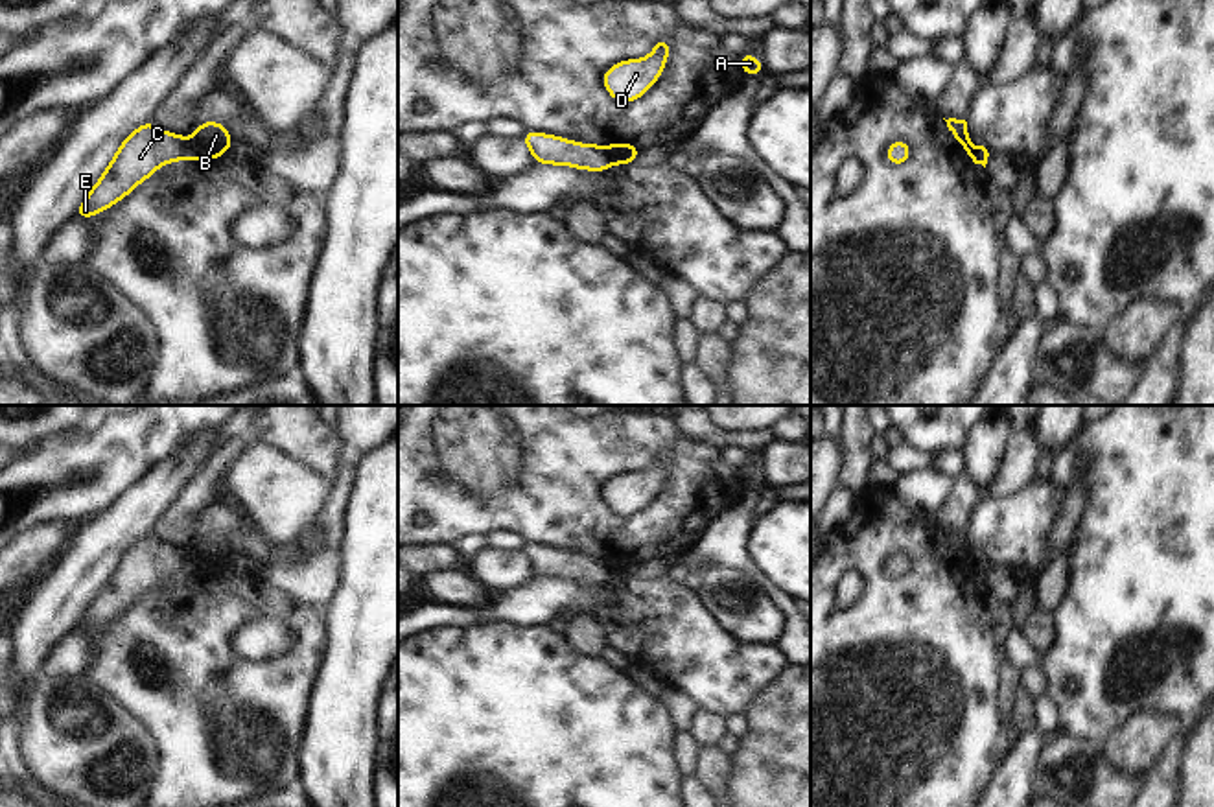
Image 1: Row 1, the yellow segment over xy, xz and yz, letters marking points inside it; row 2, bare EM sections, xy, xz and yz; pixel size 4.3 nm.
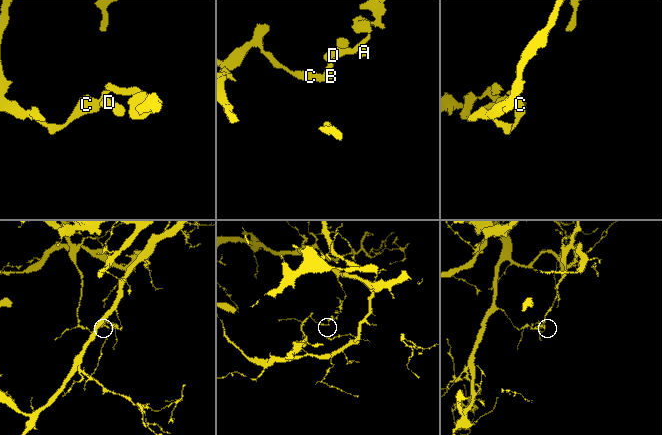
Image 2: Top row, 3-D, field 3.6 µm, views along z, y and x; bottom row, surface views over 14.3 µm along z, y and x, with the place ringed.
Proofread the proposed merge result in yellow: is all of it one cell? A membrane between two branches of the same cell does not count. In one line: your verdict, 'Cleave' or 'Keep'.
Cleave.

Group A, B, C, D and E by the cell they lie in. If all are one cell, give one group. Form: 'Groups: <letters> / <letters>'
Groups: A B D / C E.

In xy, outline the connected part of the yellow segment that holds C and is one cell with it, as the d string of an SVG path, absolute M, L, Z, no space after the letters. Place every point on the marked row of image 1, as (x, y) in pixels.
M151 120L140 123L116 149L112 160L87 192L76 219L90 219L125 199L155 171L175 160L195 158L195 146L186 136L164 131Z

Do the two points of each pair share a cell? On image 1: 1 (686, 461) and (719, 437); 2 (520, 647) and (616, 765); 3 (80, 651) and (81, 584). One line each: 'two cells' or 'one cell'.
1: two cells
2: one cell
3: two cells

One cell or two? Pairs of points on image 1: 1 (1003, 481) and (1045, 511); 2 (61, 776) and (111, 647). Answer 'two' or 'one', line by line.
1: two
2: two

